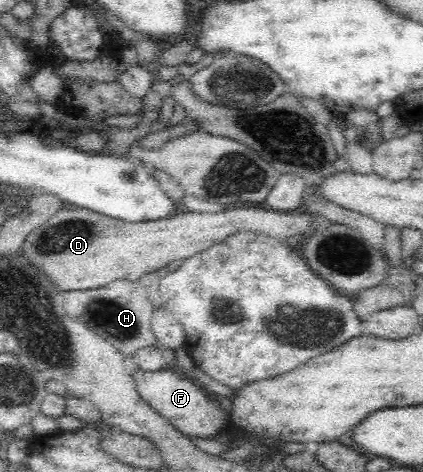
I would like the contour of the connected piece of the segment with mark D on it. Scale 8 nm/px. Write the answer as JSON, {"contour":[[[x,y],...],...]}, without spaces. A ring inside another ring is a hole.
{"contour":[[[240,205],[224,206],[217,212],[165,216],[139,224],[127,224],[125,220],[111,218],[79,207],[63,206],[39,225],[25,239],[19,254],[41,268],[55,288],[61,292],[101,288],[113,280],[125,278],[135,282],[144,274],[155,272],[173,261],[191,258],[203,248],[224,241],[236,232],[256,232],[284,241],[290,236],[301,238],[329,224],[317,214],[297,211],[266,210],[259,207]],[[75,208],[75,210],[65,210]],[[105,226],[109,232],[105,232]]]}

